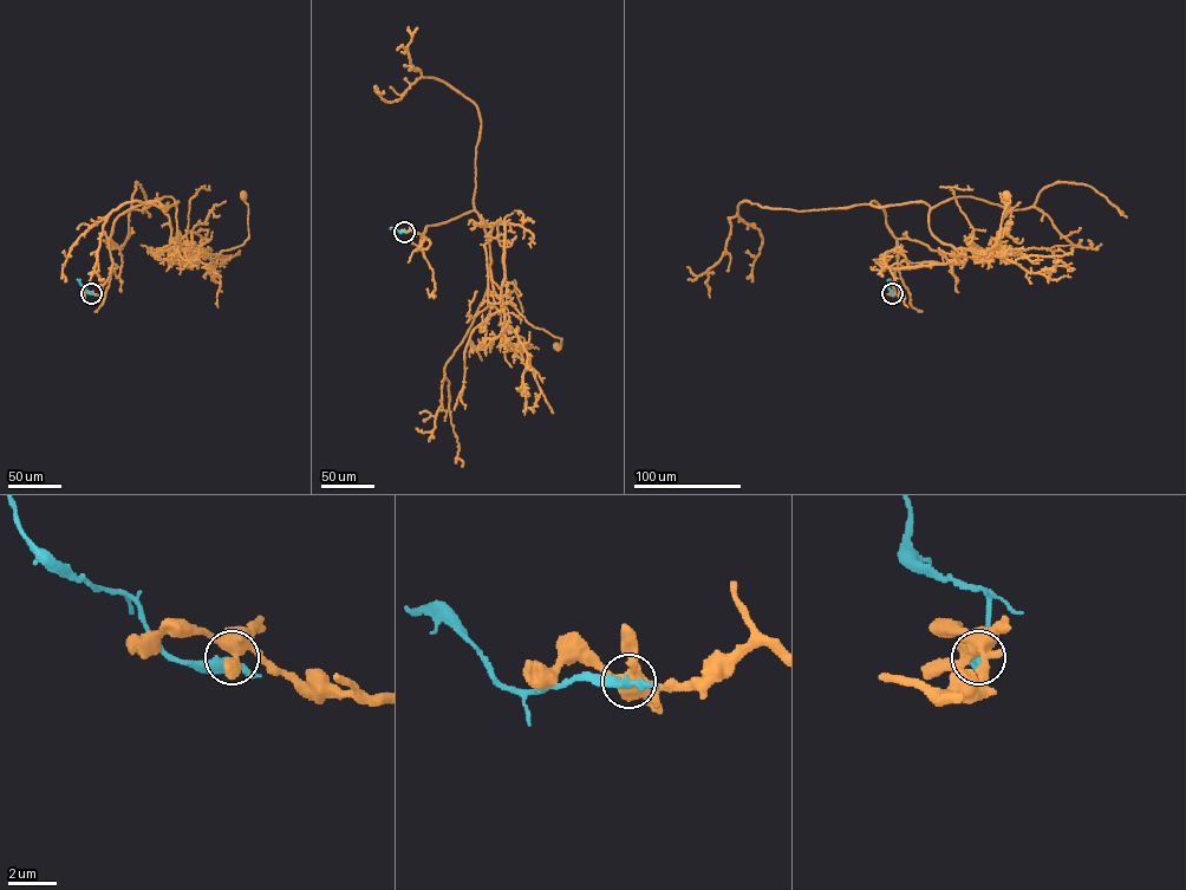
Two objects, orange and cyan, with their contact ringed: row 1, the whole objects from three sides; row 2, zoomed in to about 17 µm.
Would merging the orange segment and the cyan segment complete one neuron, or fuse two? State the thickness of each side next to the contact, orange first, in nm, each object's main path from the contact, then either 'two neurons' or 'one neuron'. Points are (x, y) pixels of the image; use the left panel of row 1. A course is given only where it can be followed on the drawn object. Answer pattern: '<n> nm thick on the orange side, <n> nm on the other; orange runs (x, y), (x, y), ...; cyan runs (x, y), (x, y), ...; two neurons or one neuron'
440 nm thick on the orange side, 360 nm on the other; orange runs (91, 293), (109, 275), (119, 215), (177, 202), (181, 246), (219, 254), (248, 238), (242, 194); cyan runs (91, 293), (77, 280); two neurons

